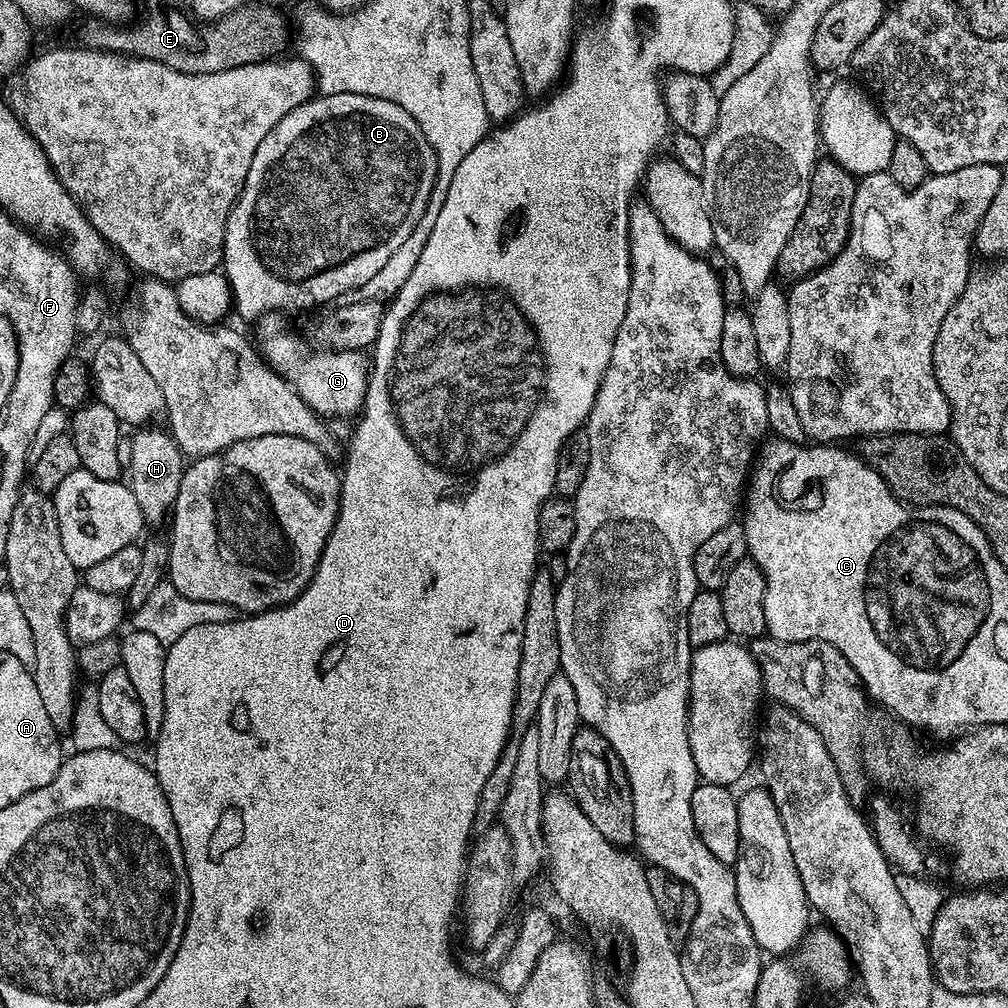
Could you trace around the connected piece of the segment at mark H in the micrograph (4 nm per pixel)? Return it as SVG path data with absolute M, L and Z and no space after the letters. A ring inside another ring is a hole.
M140 426L131 433L132 449L130 462L126 466L126 483L138 501L145 525L160 524L169 519L172 507L176 504L180 483L184 477L186 457L174 442L172 433L163 427Z

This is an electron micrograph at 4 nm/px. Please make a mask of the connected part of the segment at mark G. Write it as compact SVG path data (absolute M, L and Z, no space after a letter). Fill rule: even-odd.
M280 314L261 316L258 321L260 336L264 339L263 359L280 373L292 389L321 417L355 417L364 406L370 360L363 351L338 352L320 350L313 356L304 356L304 344L292 332L283 332L285 317Z

